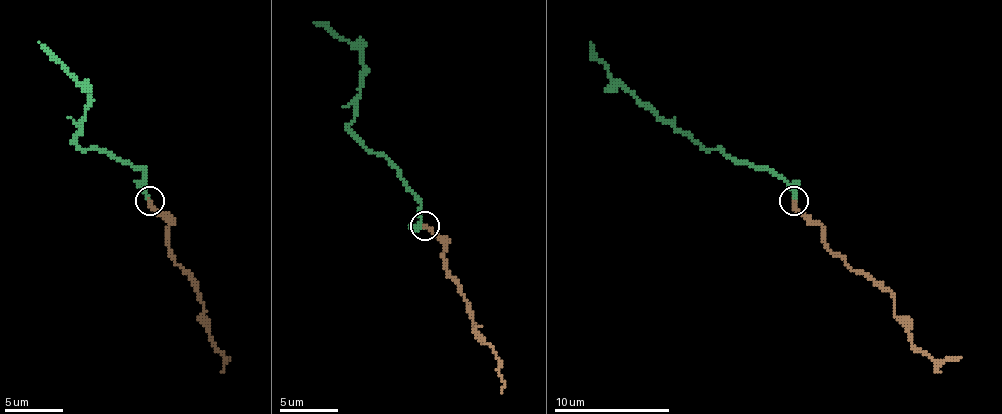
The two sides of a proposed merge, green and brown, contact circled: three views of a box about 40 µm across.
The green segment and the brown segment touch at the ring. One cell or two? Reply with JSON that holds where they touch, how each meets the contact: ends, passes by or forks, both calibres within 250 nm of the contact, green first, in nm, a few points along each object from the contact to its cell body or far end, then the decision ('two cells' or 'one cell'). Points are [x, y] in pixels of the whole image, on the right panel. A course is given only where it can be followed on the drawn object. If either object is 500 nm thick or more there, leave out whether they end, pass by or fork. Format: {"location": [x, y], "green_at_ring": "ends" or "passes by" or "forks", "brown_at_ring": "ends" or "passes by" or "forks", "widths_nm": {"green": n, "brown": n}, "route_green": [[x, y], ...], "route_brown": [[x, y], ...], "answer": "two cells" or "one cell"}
{"location": [794, 200], "green_at_ring": "passes by", "brown_at_ring": "ends", "widths_nm": {"green": 120, "brown": 200}, "route_green": [[793, 201], [793, 189], [764, 169], [738, 163], [720, 149], [703, 149], [660, 120], [622, 88], [590, 42]], "route_brown": [[793, 201], [819, 224], [822, 242], [833, 253], [891, 294], [894, 317], [917, 349], [935, 360], [961, 357]], "answer": "one cell"}

